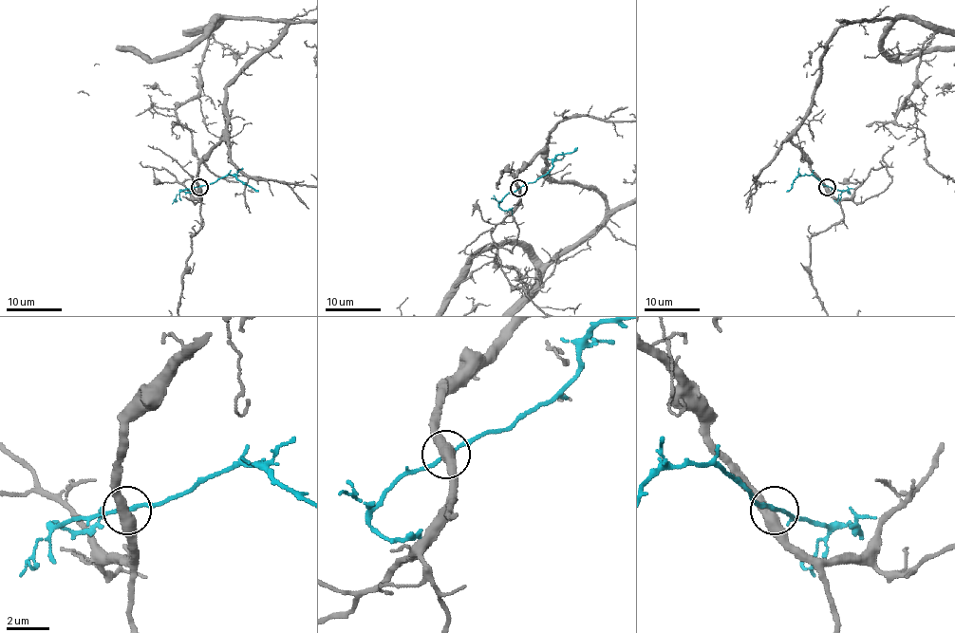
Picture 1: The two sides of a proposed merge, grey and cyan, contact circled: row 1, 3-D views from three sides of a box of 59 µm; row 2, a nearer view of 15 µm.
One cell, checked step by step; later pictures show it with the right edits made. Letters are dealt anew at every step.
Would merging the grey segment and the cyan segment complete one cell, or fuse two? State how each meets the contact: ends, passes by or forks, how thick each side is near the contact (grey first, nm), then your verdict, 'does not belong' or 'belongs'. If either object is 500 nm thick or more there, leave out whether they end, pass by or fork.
grey passes by; cyan passes by; 460 nm thick on the grey side, 170 nm on the other; does not belong

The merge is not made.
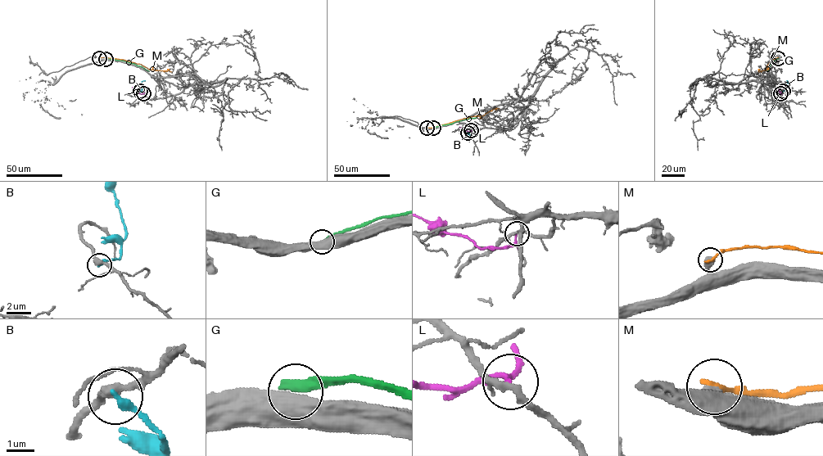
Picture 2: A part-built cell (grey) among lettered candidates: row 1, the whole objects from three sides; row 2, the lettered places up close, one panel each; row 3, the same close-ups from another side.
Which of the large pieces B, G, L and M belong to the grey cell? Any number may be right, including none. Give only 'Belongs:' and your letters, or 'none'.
Belongs: none

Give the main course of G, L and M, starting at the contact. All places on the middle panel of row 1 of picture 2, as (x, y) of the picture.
G: (433, 128), (477, 117)
L: (472, 130), (468, 131), (459, 127)
M: (427, 128), (483, 115), (499, 108)

